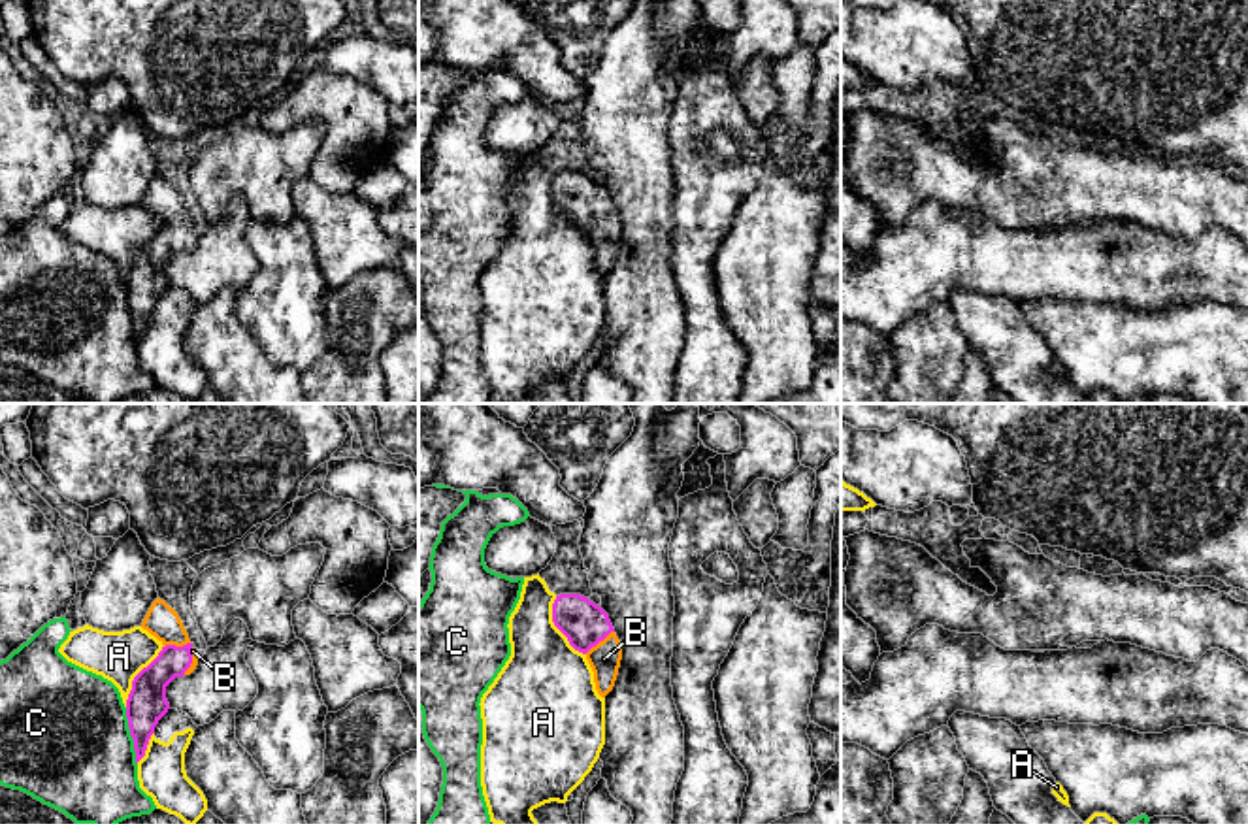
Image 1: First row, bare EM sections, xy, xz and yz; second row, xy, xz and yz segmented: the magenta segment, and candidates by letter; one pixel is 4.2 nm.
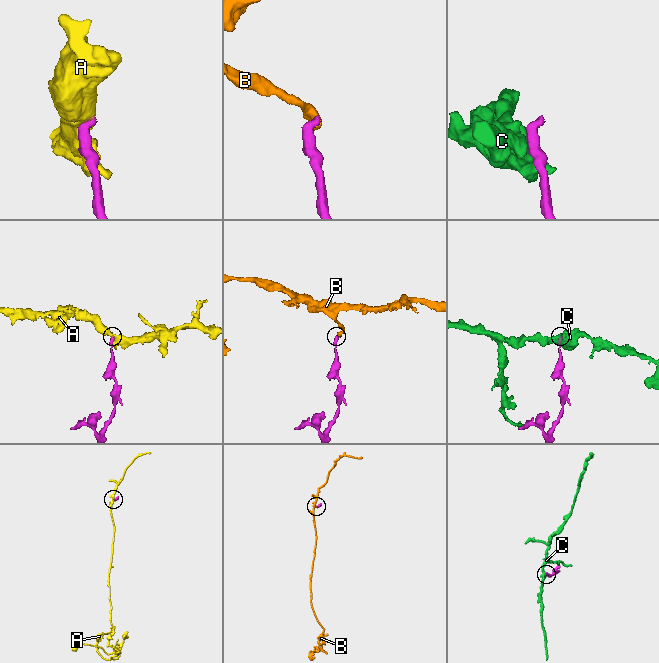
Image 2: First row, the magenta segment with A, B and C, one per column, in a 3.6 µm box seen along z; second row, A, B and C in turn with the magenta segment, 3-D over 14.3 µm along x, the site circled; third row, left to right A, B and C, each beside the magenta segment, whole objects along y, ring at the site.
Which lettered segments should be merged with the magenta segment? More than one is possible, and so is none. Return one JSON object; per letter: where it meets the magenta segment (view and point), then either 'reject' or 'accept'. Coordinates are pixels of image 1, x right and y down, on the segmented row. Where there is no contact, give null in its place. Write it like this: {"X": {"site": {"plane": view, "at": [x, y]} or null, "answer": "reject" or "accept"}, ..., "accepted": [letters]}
{"A": {"site": {"plane": "xz", "at": [557, 626]}, "answer": "reject"}, "B": {"site": {"plane": "xz", "at": [598, 642]}, "answer": "accept"}, "C": {"site": {"plane": "xy", "at": [131, 734]}, "answer": "reject"}, "accepted": ["B"]}

